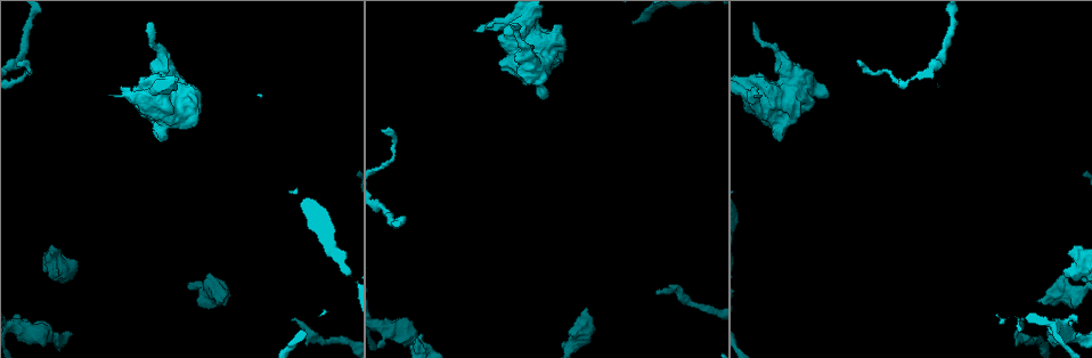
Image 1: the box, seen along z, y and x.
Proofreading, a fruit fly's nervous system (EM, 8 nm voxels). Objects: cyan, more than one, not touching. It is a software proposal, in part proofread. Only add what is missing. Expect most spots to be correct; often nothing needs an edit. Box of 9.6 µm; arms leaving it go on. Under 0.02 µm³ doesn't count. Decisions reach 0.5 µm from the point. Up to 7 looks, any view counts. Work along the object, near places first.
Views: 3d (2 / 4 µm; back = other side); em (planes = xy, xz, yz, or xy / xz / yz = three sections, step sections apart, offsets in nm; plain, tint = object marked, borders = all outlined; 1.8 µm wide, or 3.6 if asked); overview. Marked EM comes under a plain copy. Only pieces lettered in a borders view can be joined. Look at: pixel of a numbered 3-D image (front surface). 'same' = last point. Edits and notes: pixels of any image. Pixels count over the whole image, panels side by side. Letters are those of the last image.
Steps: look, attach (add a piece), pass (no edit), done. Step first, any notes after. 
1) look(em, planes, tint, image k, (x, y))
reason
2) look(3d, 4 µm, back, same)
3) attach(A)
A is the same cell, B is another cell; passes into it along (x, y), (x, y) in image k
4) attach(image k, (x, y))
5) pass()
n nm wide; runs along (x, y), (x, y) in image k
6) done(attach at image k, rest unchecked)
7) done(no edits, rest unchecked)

look(3d, 4 µm, image 1, (292, 320))
end of a long branch

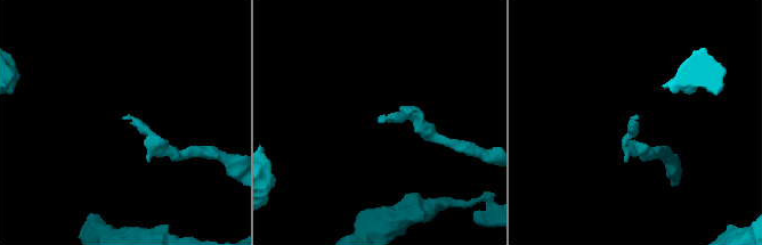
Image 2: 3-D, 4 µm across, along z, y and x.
look(em, yz, step 16, tint, image 2, (638, 117))

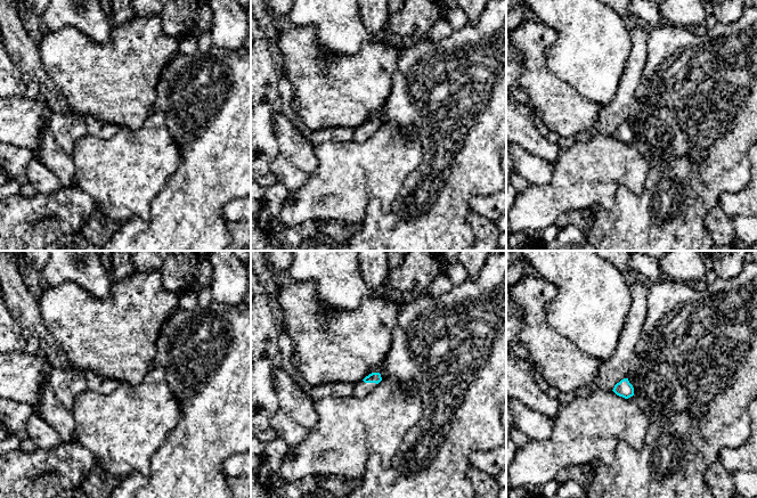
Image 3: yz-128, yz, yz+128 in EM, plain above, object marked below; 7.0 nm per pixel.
look(em, planes, borders, same)

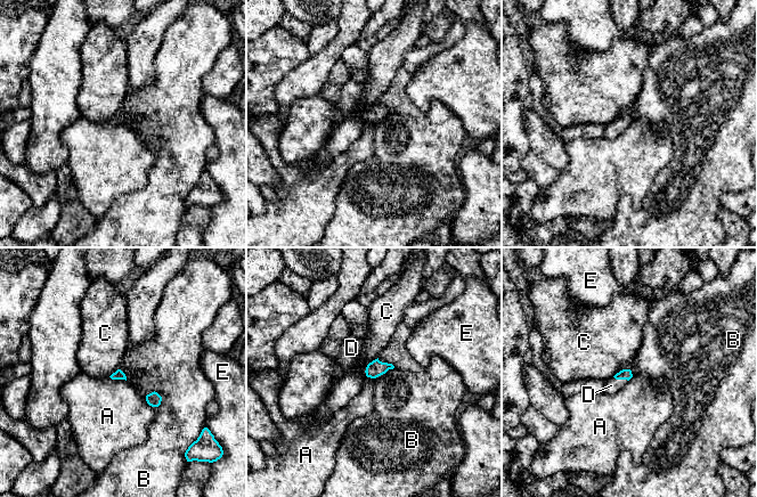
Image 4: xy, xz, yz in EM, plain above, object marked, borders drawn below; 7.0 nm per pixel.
attach(D)
D is the same cell, A, B, C and E are other cells; passes into it along (625, 374), (620, 379), (611, 385) in image 4; it goes on there

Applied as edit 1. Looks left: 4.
look(overview)
see it whole again

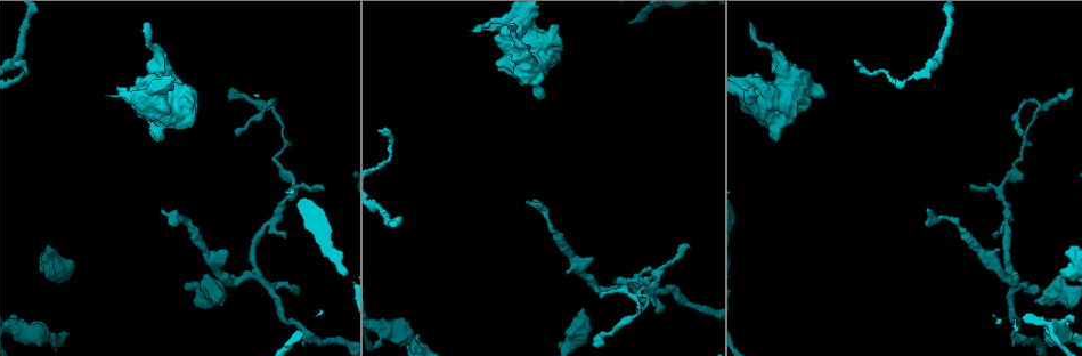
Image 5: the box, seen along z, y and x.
look(em, yz, step 8, borders, image 5, (203, 291))
calibre changes

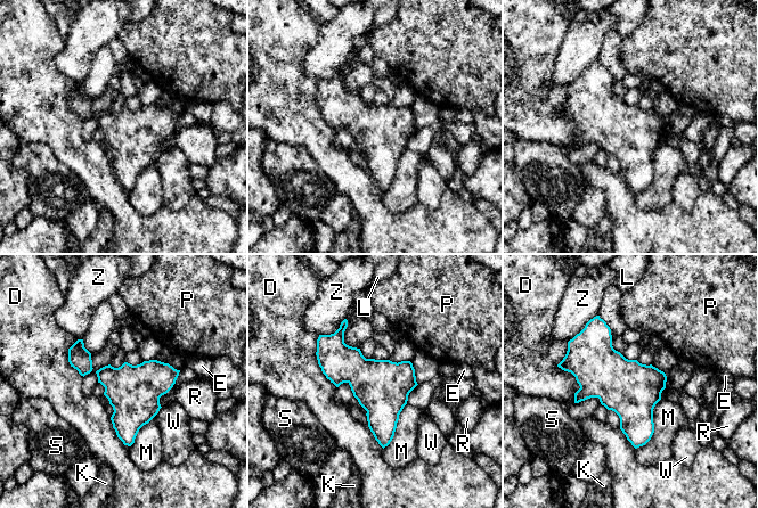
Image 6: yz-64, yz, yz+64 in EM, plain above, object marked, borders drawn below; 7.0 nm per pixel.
look(em, planes, borders, same)
another direction

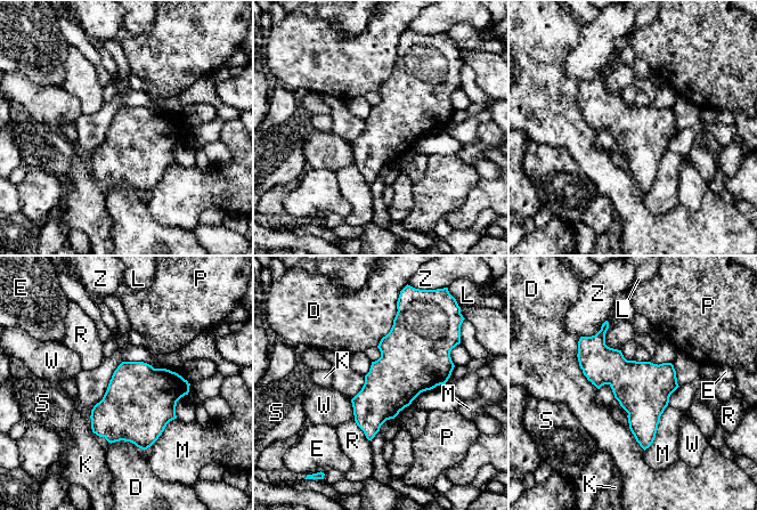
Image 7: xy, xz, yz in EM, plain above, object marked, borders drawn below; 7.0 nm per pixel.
pass()
D, E, K, L, M, P, R, S, W and Z are other cells; border along (353, 419), (369, 440) in image 7; no lettered piece goes on from it

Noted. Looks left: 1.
done(attach at image 4, rest unchecked)

